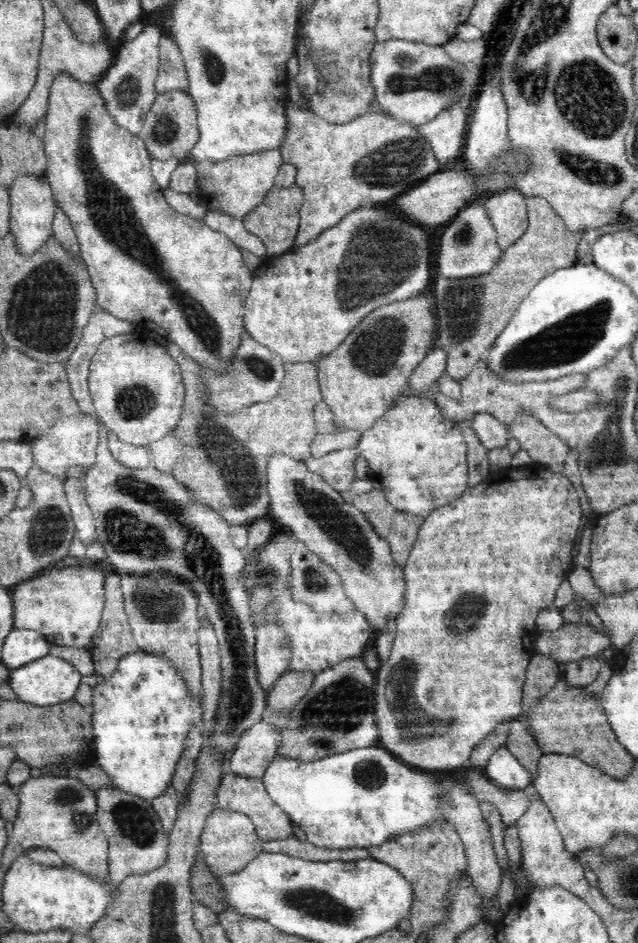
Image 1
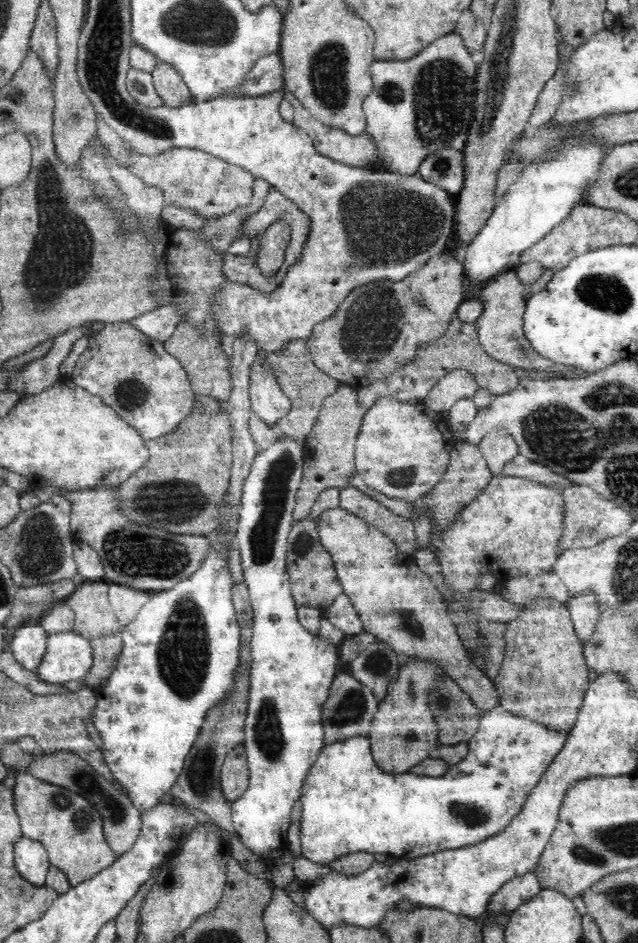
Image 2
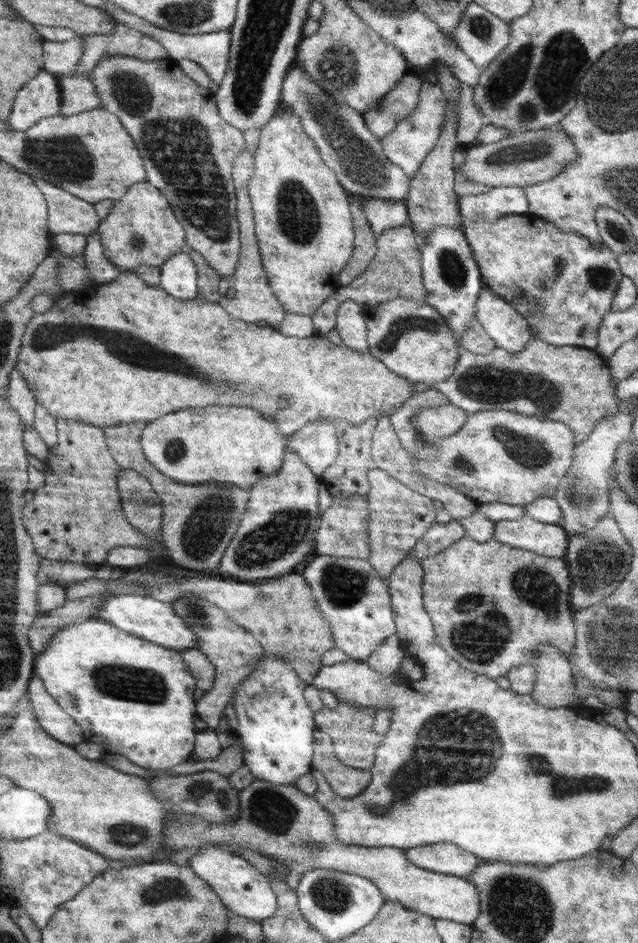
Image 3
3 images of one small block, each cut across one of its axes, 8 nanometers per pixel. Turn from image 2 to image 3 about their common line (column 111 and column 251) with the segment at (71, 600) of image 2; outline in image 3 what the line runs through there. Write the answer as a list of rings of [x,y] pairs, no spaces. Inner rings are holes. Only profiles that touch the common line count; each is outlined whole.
[[[295,572],[258,582],[257,586],[264,597],[249,608],[227,613],[227,616],[262,645],[265,653],[282,658],[306,685],[313,685],[322,667],[322,656],[335,645],[329,625],[325,624],[315,608],[310,586],[306,584],[304,576]]]

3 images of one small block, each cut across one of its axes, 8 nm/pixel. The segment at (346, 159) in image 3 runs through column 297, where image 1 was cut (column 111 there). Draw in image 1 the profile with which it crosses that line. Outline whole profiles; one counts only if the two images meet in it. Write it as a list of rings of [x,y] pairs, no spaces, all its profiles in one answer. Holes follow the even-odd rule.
[[[143,17],[146,27],[140,32],[140,34],[134,38],[134,40],[122,42],[118,47],[115,54],[114,62],[111,67],[104,73],[102,79],[97,84],[99,93],[102,95],[104,102],[106,103],[106,109],[108,109],[108,114],[112,115],[112,118],[120,125],[120,127],[130,133],[133,136],[139,136],[144,128],[144,119],[146,114],[148,114],[149,108],[154,104],[157,94],[155,91],[155,82],[157,79],[157,74],[159,71],[159,52],[158,43],[160,37],[162,36],[161,26],[156,23],[147,23],[146,17]]]

